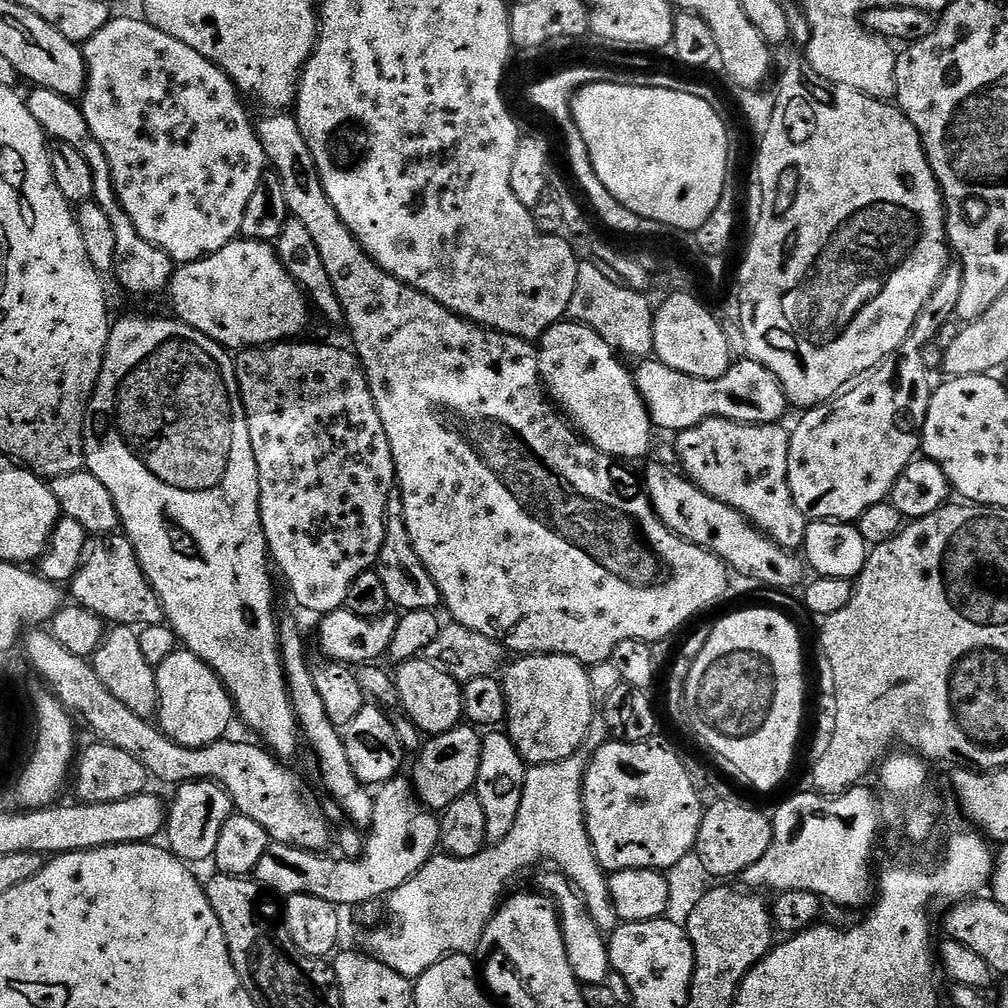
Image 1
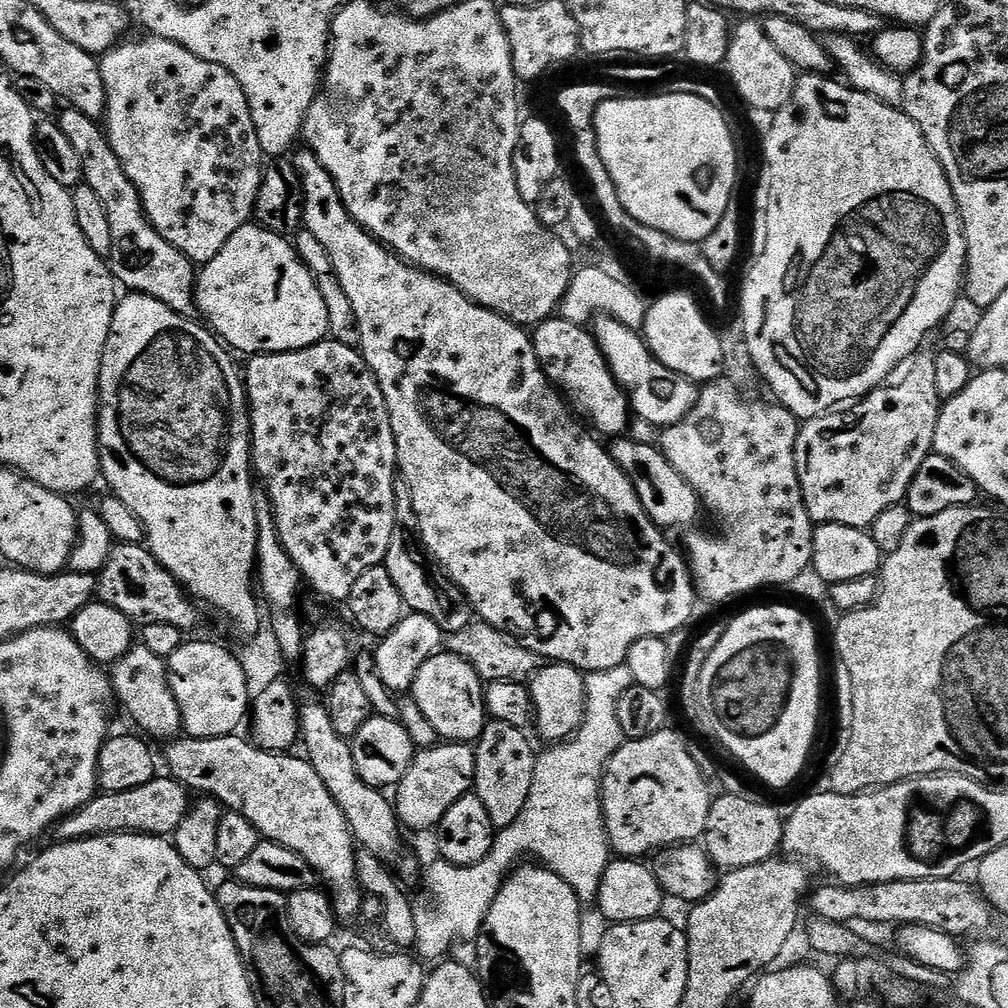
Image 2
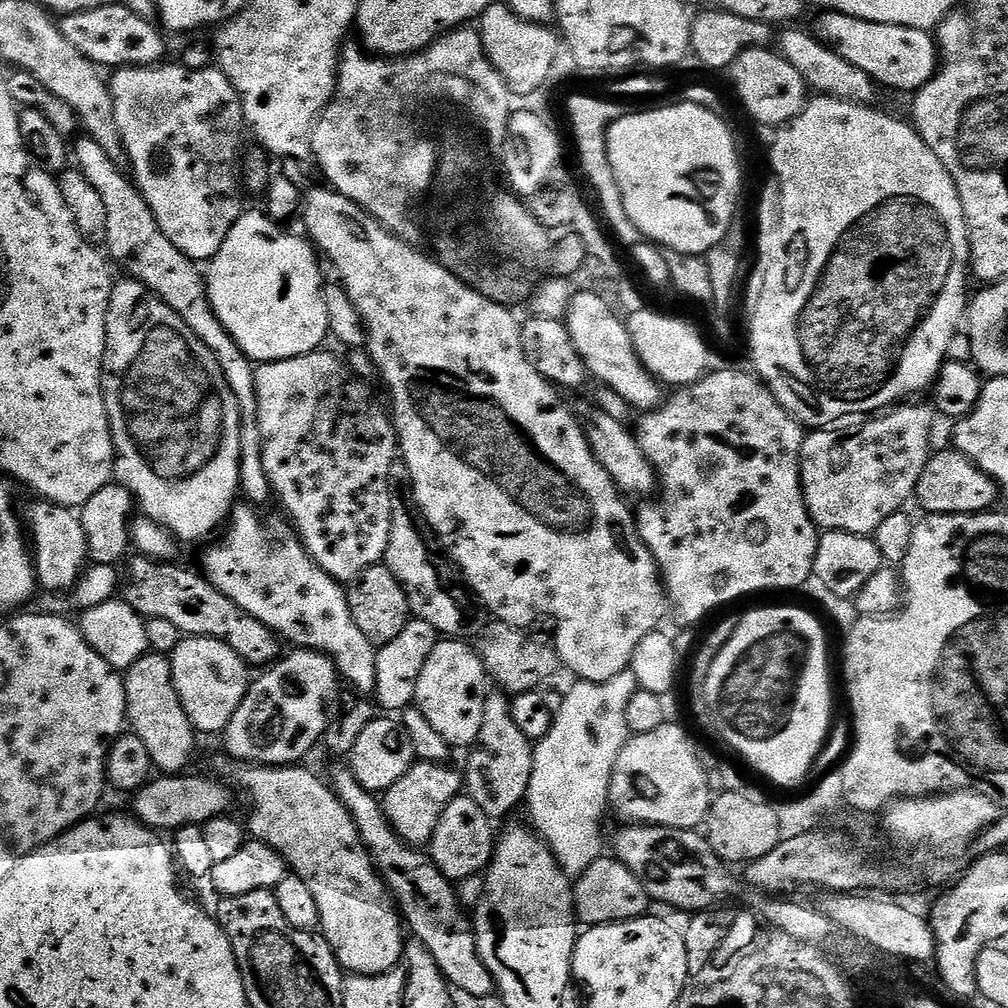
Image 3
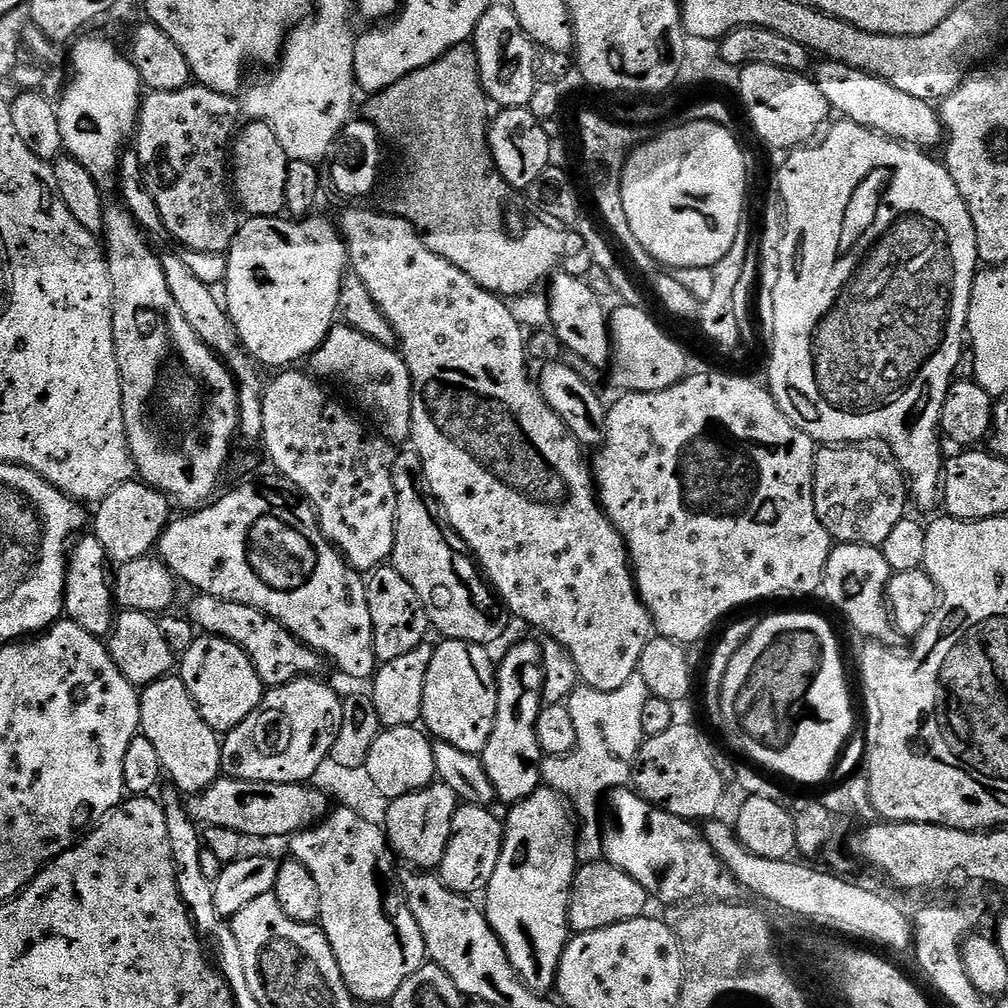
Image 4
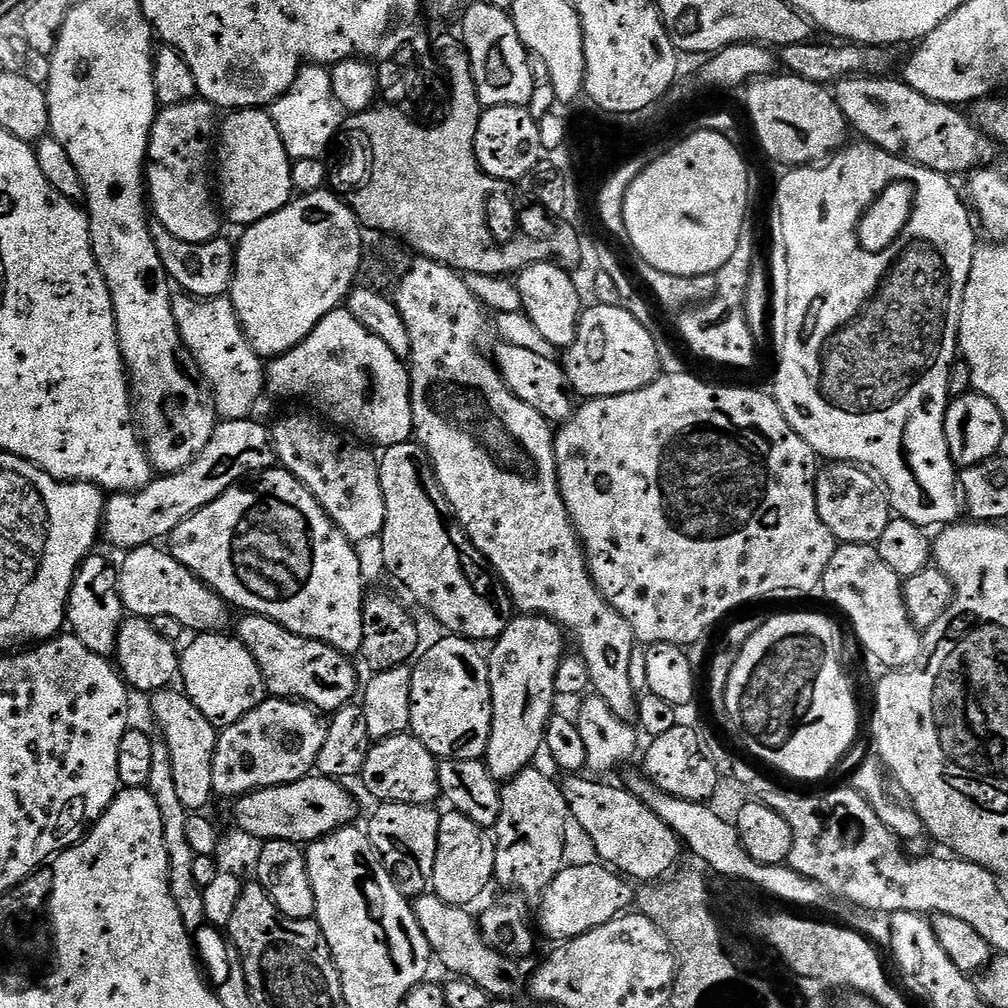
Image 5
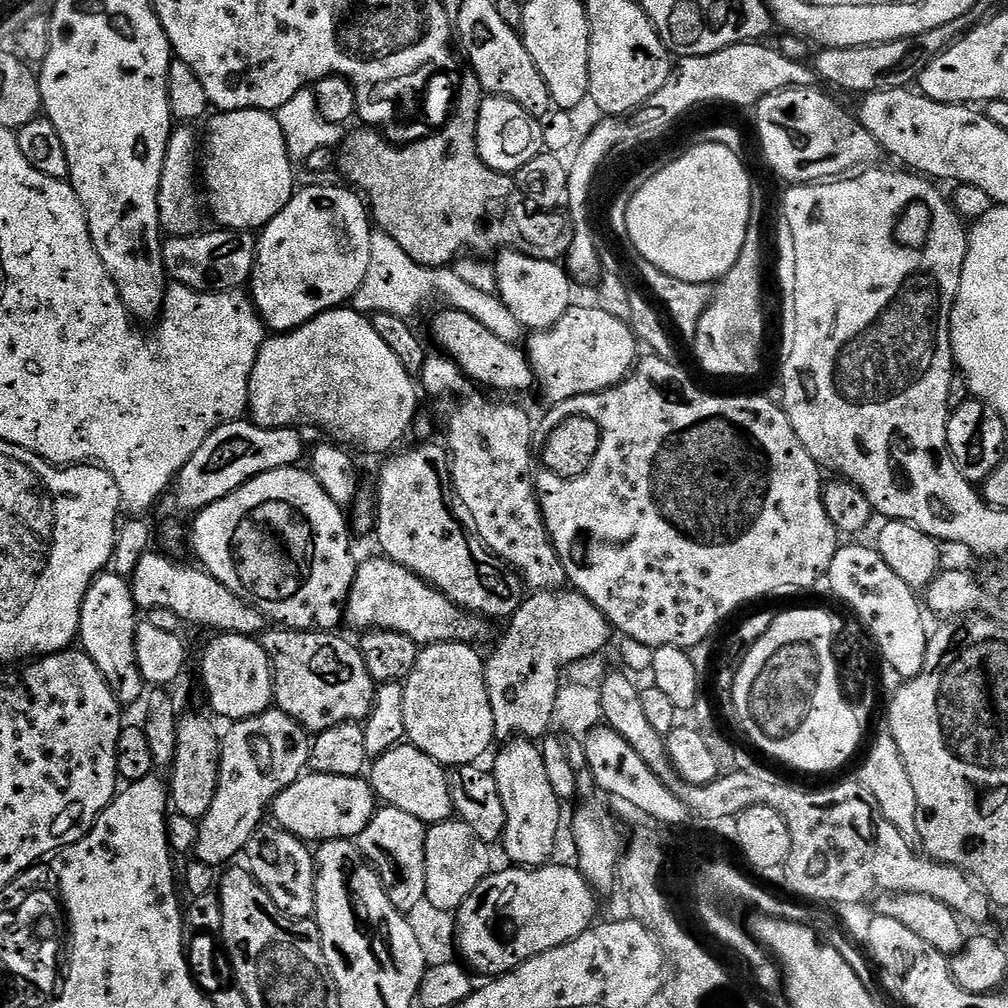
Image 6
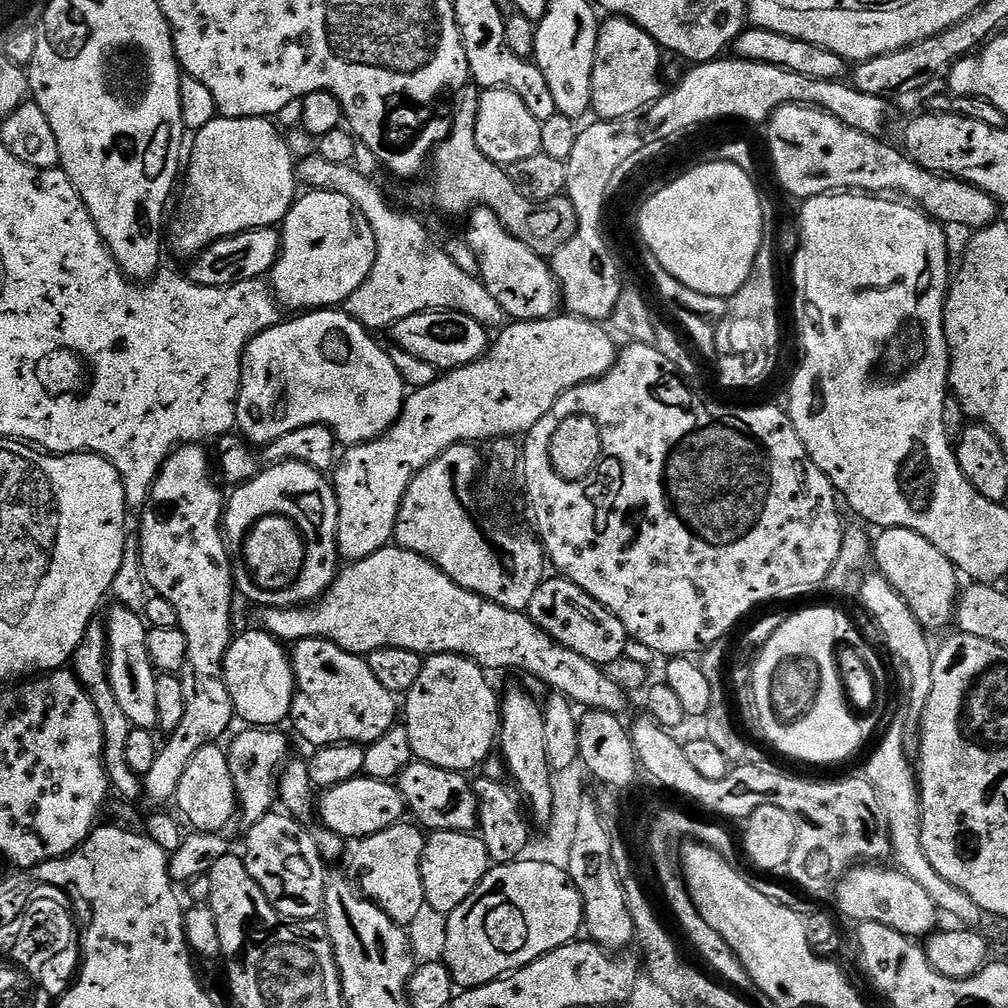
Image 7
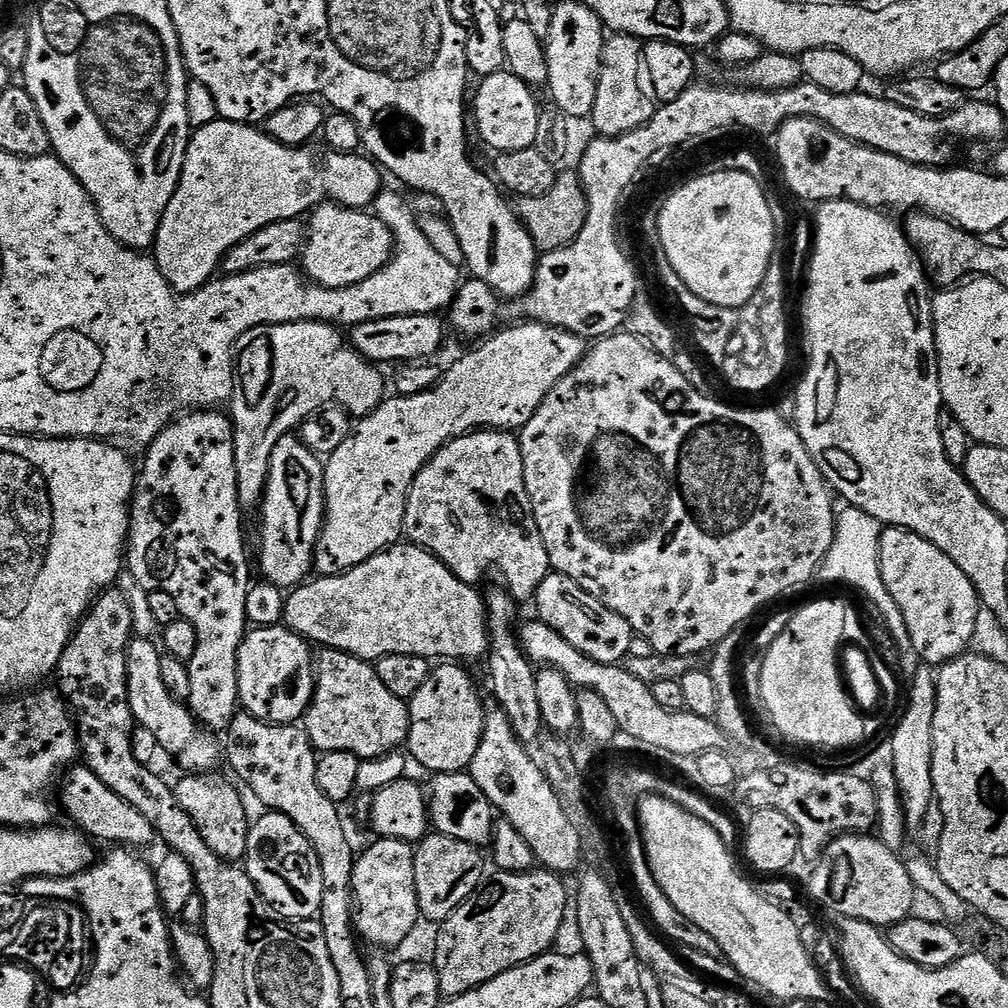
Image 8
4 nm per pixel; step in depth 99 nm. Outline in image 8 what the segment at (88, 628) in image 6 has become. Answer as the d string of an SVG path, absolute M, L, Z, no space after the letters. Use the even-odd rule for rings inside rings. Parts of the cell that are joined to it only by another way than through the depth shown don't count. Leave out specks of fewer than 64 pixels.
M136 638L128 647L128 693L133 721L141 728L154 730L154 738L158 738L161 749L172 756L180 756L180 764L185 768L185 773L203 773L204 760L216 760L219 756L221 759L221 741L219 744L216 741L219 739L211 731L201 727L187 703L176 700L170 690L166 690L166 682L162 682L160 669L162 652L152 643L148 638Z

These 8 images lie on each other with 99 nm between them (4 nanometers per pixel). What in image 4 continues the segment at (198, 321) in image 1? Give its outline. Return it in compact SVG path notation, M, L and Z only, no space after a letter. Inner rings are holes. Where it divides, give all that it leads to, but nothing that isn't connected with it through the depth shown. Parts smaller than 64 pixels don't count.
M316 215L307 218L253 216L237 227L232 245L228 247L228 269L222 279L222 303L236 327L242 348L260 364L292 366L303 356L304 359L311 357L328 335L328 329L333 327L340 281L349 267L348 252L337 225Z

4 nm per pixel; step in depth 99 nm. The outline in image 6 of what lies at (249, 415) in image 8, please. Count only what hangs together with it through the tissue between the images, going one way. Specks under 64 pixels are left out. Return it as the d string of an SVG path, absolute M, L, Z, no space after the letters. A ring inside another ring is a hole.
M341 306L338 308L329 308L327 312L324 312L320 316L316 316L310 322L306 322L302 327L296 328L292 332L282 332L279 334L272 334L264 341L264 345L260 347L260 353L258 358L254 362L254 370L250 374L250 386L248 387L248 412L250 413L250 419L252 423L262 426L263 428L300 428L305 426L304 424L317 424L324 432L329 432L333 441L339 442L344 446L351 446L353 449L361 448L364 452L388 452L391 453L396 443L403 438L409 431L410 433L414 428L414 421L417 419L418 413L416 413L416 388L418 392L418 384L414 379L413 373L406 370L406 366L402 366L402 362L398 362L398 354L394 354L394 350L390 350L390 346L386 346L386 342L382 342L382 338L378 338L378 330L374 330L371 319L365 313L357 312L355 308L351 306Z

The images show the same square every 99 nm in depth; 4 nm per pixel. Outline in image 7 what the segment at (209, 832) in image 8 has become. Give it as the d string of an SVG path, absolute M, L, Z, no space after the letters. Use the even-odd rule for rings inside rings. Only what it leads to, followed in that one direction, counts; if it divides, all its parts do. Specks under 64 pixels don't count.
M216 742L202 746L198 754L190 758L190 766L186 766L176 787L174 804L180 807L179 815L185 821L188 819L193 824L191 827L198 832L223 833L223 828L238 816L236 787L234 778L230 778L228 753L220 746Z

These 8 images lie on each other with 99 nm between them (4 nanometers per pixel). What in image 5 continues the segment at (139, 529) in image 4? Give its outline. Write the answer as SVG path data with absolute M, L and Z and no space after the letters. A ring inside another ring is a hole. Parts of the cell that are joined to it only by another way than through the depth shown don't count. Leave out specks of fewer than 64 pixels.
M256 418L246 420L221 419L216 425L210 442L180 472L157 475L145 488L138 492L118 492L107 497L104 506L102 532L112 544L117 544L123 550L140 548L144 544L160 542L160 539L171 537L172 532L188 516L202 510L210 502L214 502L228 488L234 487L237 482L251 477L257 472L264 472L277 463L276 452L272 448L272 433L267 427L256 421Z

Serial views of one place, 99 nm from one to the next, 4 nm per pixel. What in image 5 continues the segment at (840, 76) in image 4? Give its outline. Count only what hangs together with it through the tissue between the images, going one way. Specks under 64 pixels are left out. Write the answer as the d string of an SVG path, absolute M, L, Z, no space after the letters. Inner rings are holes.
M846 76L834 85L842 114L867 143L947 176L969 173L981 165L980 159L991 154L993 141L969 117L967 120L959 107L940 104L915 92L903 79L892 79Z

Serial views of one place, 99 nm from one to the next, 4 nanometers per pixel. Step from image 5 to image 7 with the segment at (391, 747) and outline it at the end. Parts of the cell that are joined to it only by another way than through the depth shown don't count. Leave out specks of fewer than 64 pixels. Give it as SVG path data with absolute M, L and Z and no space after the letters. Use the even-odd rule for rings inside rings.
M413 762L401 770L398 777L400 797L407 811L412 812L421 829L432 832L472 832L477 827L479 801L475 796L473 781L462 772L448 772L433 764Z

